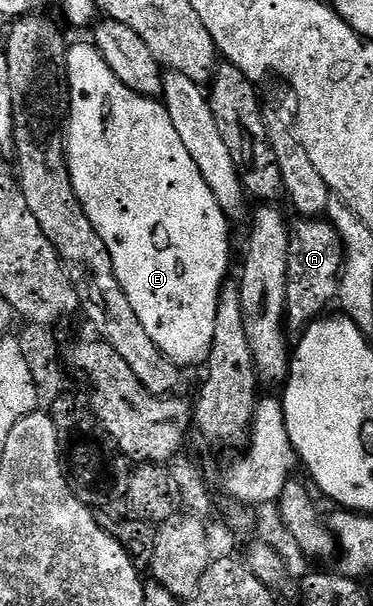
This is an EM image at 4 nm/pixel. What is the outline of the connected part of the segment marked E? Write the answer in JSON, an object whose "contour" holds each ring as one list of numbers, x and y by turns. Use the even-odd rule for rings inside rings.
{"contour":[[92,43,86,45,71,44,66,50,66,70,70,80,70,115,66,132,66,162,70,168,72,187,88,215,92,219,92,227,104,239,104,247,112,255,112,267,116,271,116,279,120,279,120,287,124,287,124,295,128,295,128,303,132,303,132,311,144,323,144,331,152,335,152,343,168,355,179,367,186,365,201,366,210,357,212,347,212,331,216,331,216,307,222,294,223,285,227,284,226,272,230,269,230,225,226,212,216,201,216,195,212,195,212,187,204,181,204,175,200,173,200,167,196,167,192,155,188,155,184,142,180,140,180,131,172,127,172,119,168,119,168,111,161,100,153,97,142,97,136,91,124,87,116,75,112,75,112,67,104,63,98,48]]}

